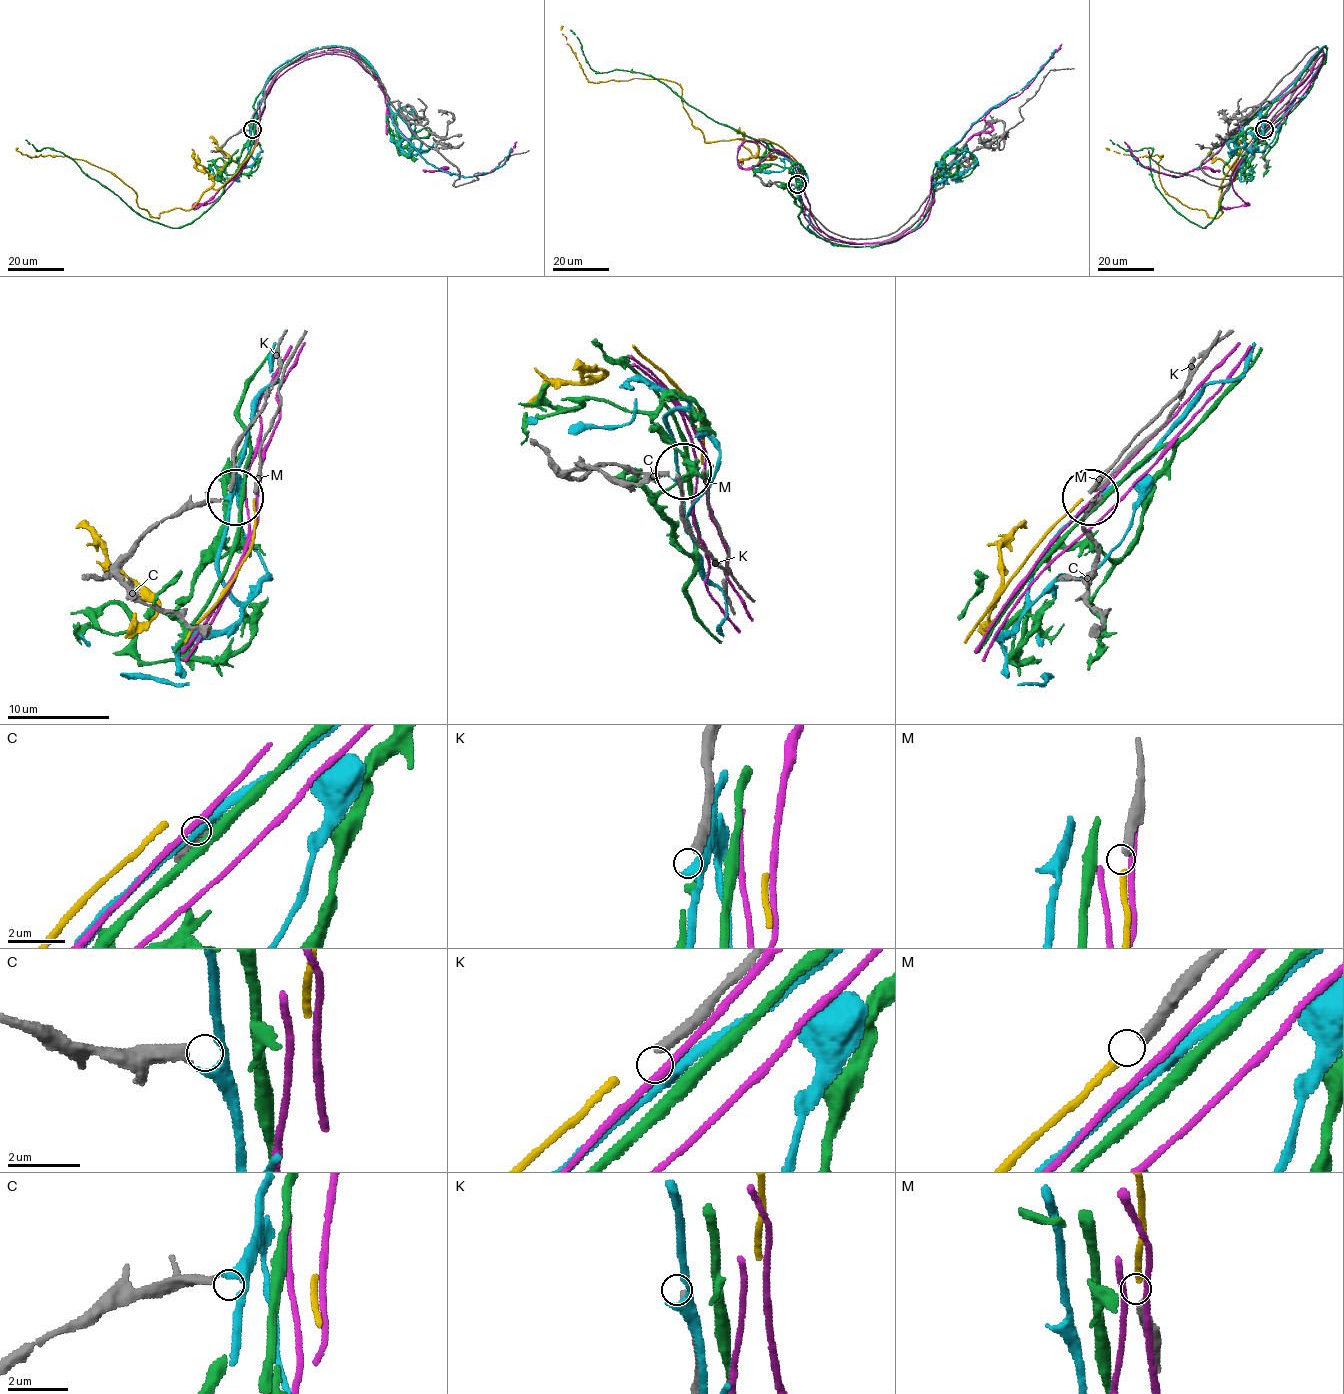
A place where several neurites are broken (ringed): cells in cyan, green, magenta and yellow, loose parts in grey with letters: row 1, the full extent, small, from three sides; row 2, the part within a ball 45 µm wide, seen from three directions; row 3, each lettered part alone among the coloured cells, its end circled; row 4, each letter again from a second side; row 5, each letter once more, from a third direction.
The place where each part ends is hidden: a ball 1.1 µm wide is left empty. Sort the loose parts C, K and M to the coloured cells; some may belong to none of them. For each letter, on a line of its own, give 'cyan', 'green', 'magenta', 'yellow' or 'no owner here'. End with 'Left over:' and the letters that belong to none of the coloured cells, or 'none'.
C: cyan
K: no owner here
M: yellow
Left over: K

